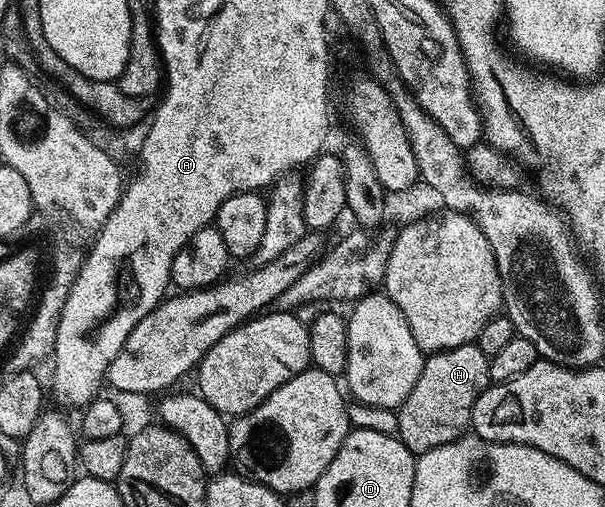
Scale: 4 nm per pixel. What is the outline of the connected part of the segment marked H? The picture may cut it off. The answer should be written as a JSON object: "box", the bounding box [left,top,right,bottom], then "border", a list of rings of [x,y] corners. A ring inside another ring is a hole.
{"box":[397,344,492,456],"border":[[[477,344],[458,346],[452,350],[437,350],[423,359],[421,376],[413,384],[413,392],[397,408],[399,428],[397,437],[418,456],[441,444],[464,437],[471,426],[471,407],[482,390],[492,385],[487,367],[489,359]]]}

